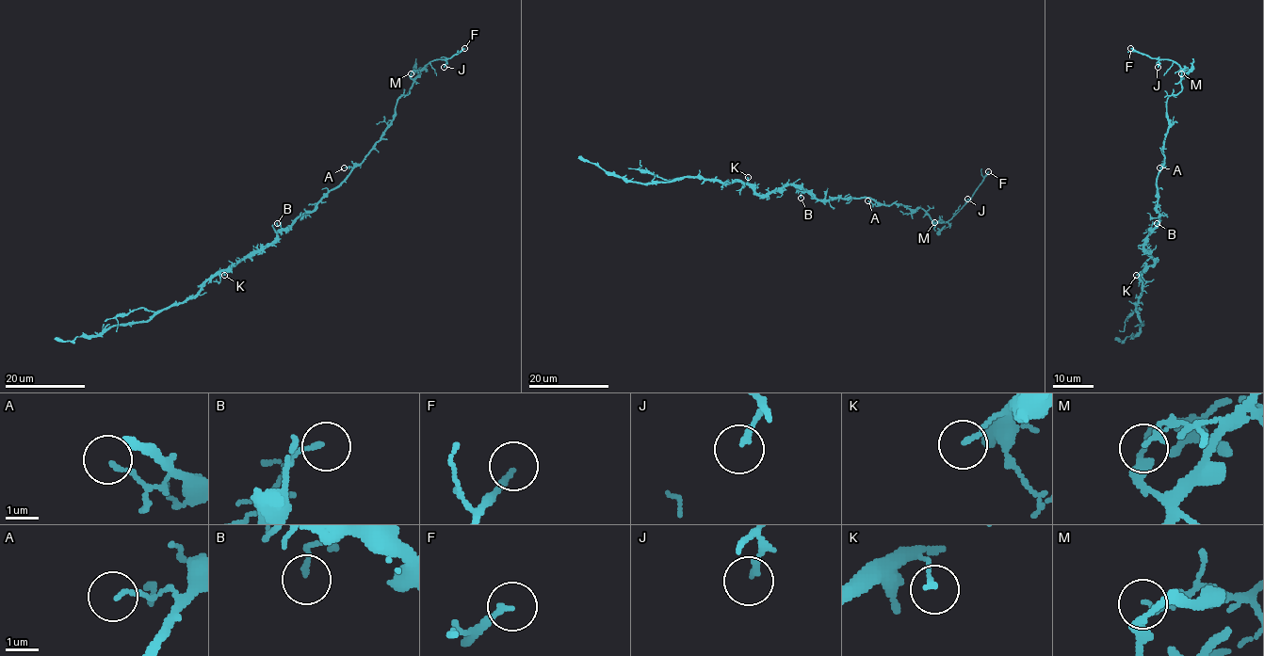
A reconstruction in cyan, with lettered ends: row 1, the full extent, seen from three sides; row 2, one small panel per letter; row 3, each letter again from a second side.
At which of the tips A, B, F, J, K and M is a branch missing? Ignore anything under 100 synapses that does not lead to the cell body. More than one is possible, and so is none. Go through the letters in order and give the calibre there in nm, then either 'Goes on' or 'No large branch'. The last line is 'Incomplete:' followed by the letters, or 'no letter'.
A: Thickness 120 nm. No large branch
B: Thickness 130 nm. No large branch
F: Thickness 160 nm. Goes on
J: Thickness 170 nm. No large branch
K: Thickness 140 nm. No large branch
M: Thickness 170 nm. No large branch
Incomplete: F

